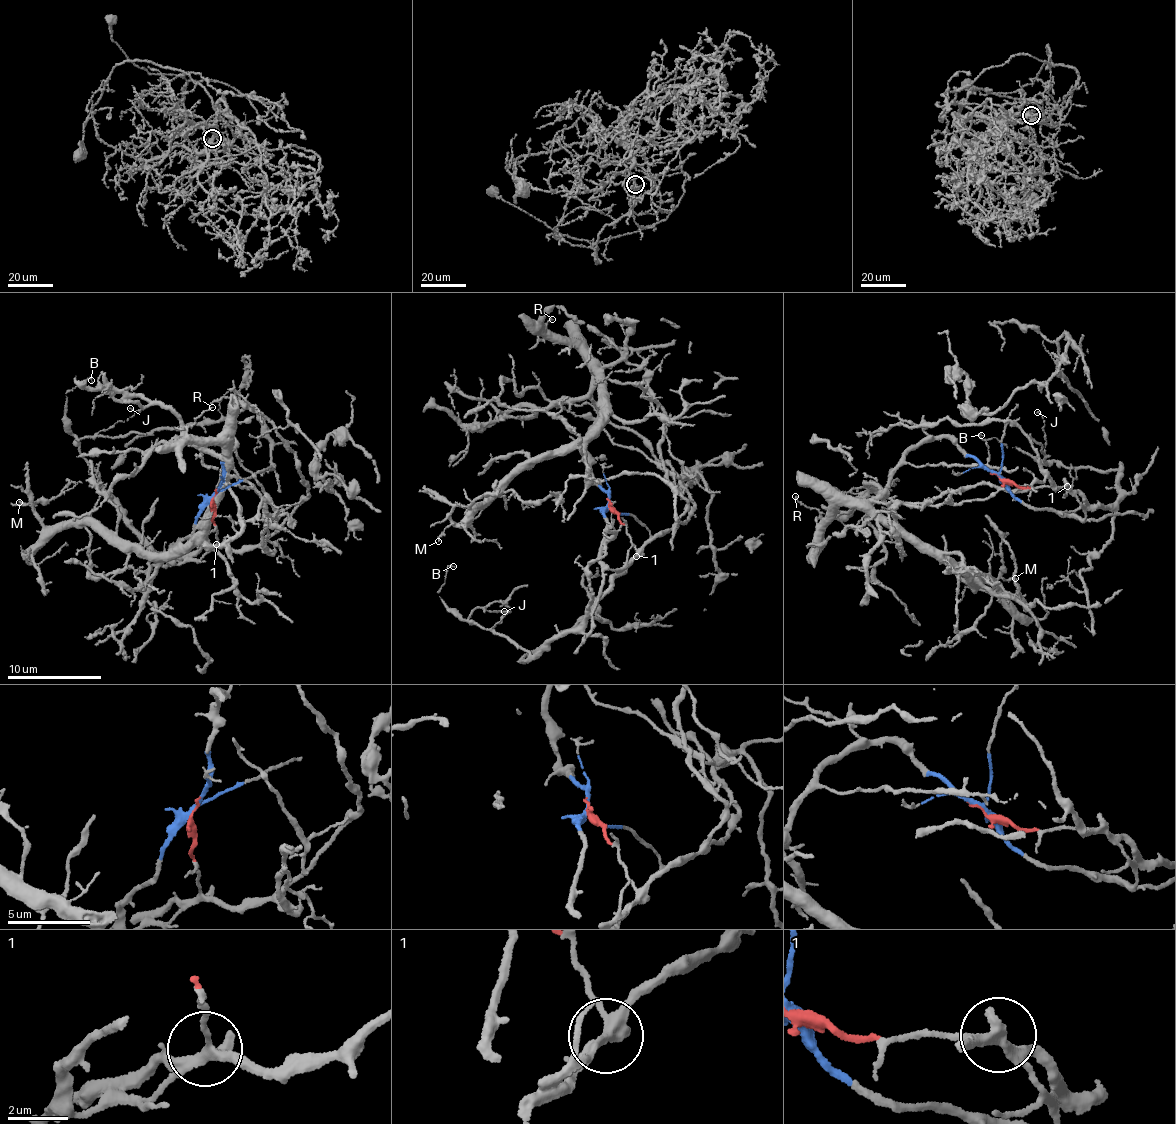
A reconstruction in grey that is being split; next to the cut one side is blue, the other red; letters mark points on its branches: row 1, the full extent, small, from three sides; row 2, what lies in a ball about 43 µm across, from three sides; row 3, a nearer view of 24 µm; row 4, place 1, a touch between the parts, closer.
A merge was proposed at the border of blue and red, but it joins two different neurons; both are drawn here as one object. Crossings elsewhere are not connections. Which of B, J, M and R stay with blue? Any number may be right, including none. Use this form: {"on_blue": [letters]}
{"on_blue": ["M", "R"]}

